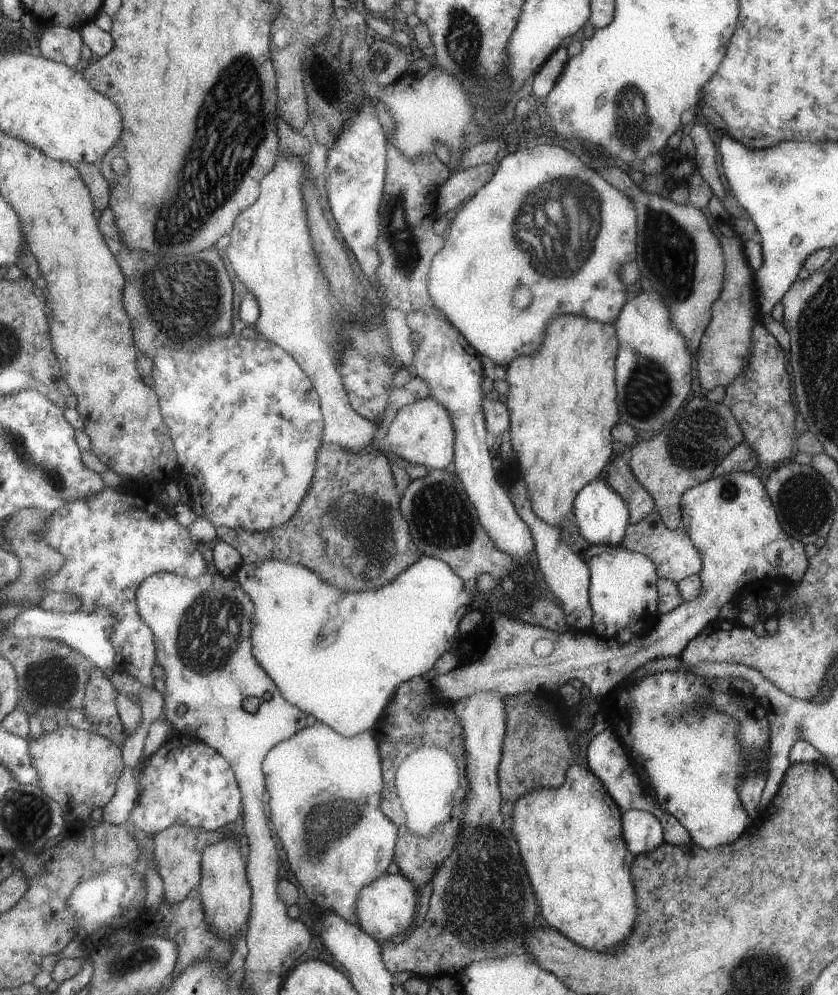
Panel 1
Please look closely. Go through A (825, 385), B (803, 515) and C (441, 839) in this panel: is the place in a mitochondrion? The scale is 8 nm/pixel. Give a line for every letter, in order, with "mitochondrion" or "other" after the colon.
A: mitochondrion
B: mitochondrion
C: mitochondrion

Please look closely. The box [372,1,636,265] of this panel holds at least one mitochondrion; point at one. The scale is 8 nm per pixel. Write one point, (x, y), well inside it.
(463, 34)

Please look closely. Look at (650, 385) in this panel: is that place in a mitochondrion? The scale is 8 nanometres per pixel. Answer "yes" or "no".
yes

